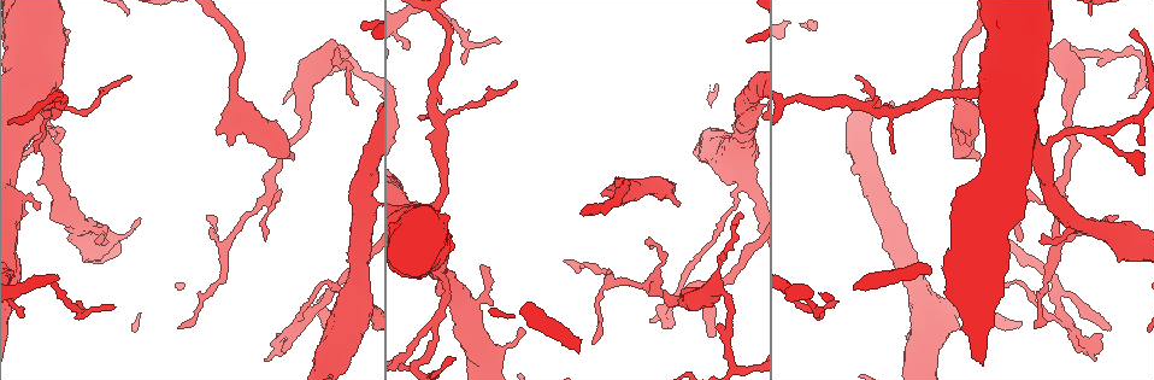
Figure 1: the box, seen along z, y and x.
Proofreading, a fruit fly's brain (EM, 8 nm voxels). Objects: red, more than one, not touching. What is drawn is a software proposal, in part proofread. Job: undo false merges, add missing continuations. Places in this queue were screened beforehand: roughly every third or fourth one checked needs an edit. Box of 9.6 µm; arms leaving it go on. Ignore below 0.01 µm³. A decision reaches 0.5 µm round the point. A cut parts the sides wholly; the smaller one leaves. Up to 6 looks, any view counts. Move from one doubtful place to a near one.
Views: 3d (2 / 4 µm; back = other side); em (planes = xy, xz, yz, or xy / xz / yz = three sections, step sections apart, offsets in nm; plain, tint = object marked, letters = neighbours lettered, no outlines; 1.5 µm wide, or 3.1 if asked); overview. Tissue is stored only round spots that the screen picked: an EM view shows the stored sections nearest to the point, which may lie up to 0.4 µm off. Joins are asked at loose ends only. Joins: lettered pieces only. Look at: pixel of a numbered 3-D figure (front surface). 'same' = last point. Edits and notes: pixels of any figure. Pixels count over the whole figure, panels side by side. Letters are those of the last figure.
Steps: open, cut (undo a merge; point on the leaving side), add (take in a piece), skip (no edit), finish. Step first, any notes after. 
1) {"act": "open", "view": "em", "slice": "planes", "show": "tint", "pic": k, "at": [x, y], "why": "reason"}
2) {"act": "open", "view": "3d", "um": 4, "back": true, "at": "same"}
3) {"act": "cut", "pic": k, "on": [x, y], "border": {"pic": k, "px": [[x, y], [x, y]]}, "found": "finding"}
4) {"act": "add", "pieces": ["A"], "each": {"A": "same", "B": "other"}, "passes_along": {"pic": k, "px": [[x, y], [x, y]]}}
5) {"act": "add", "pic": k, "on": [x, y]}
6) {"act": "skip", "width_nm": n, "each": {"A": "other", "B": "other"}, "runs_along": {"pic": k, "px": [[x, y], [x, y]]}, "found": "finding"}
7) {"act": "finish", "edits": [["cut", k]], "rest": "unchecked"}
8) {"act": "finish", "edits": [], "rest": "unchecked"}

{"act": "open", "view": "3d", "um": 4, "pic": 1, "at": [1107, 218], "why": "thin end"}

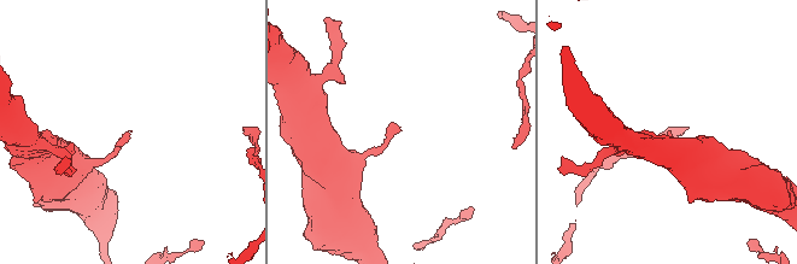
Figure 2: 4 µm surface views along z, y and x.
{"act": "open", "view": "em", "slice": "planes", "show": "letters", "pic": 2, "at": [399, 127], "why": "shape alone is not enough"}

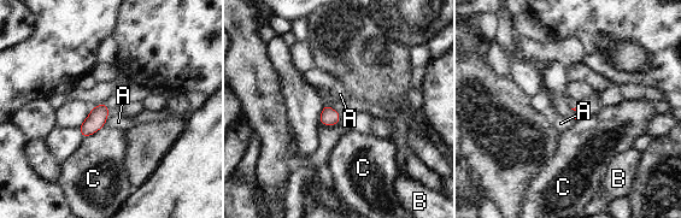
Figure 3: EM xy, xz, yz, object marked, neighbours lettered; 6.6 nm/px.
{"act": "skip", "each": {"A": "other", "B": "other", "C": "other"}, "border": {"pic": 3, "px": [[109, 117], [104, 125]]}, "found": "no lettered piece goes on from it"}

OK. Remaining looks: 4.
{"act": "open", "view": "em", "slice": "planes", "show": "letters", "pic": 1, "at": [128, 76], "why": "branch stops here"}

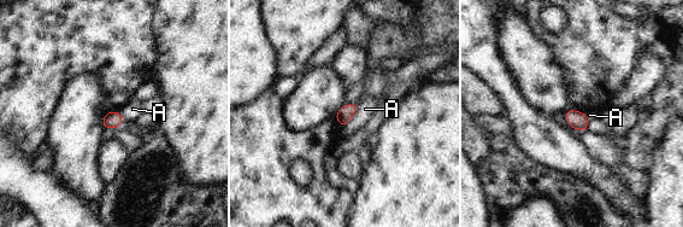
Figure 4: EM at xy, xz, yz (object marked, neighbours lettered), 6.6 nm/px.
{"act": "skip", "each": {"A": "other"}, "border": {"pic": 4, "px": [[358, 104], [352, 117], [342, 127]]}, "found": "none of them fits"}

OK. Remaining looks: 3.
{"act": "open", "view": "3d", "um": 2, "pic": 1, "at": [292, 159]}

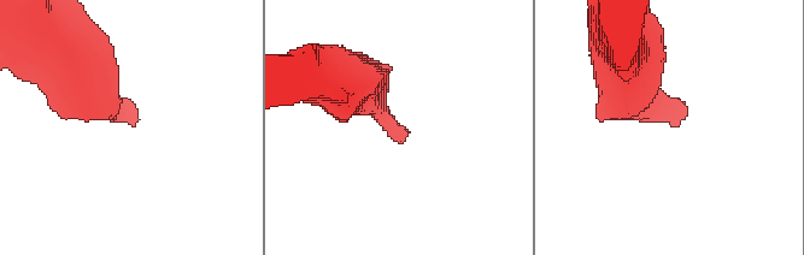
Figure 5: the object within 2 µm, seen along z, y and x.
{"act": "open", "view": "em", "slice": "planes", "show": "tint", "pic": 5, "at": [404, 140]}

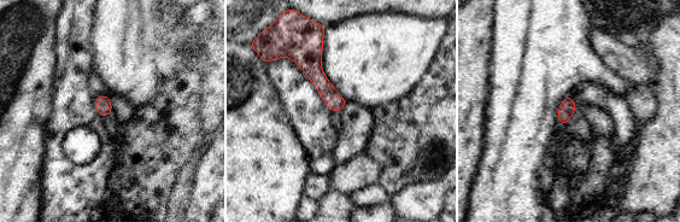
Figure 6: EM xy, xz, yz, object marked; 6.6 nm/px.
{"act": "open", "view": "em", "slice": "planes", "show": "letters", "at": "same"}

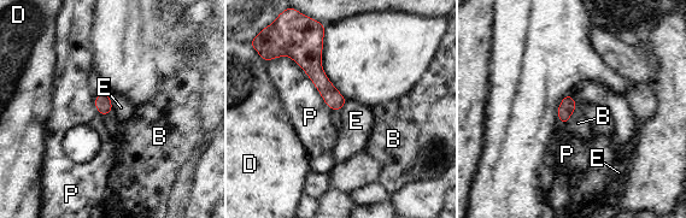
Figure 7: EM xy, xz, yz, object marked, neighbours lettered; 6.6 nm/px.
{"act": "skip", "each": {"B": "other", "D": "other", "E": "other", "P": "other"}, "runs_along": {"pic": 7, "px": [[316, 39], [315, 72], [336, 107]]}, "found": "none of them fits"}

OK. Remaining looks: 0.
{"act": "finish", "edits": [], "rest": "unchecked"}

